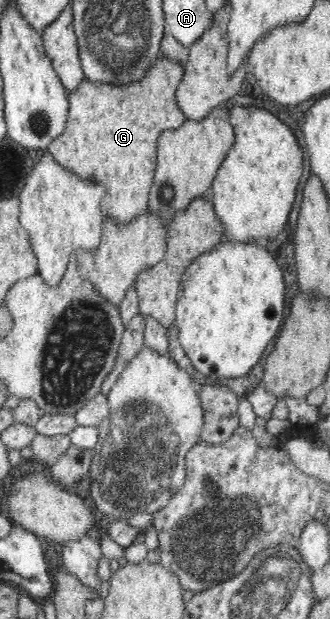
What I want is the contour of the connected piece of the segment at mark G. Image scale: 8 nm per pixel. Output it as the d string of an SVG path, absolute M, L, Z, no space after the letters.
M160 56L148 69L144 79L136 83L110 87L108 83L106 85L92 83L84 77L74 91L67 93L69 115L66 128L56 139L53 139L47 151L62 167L66 168L66 171L73 171L80 179L98 181L105 187L105 195L101 203L105 219L109 217L119 225L126 225L144 213L157 164L158 135L166 129L180 128L187 121L176 101L176 91L182 81L184 70L184 65L181 63Z

